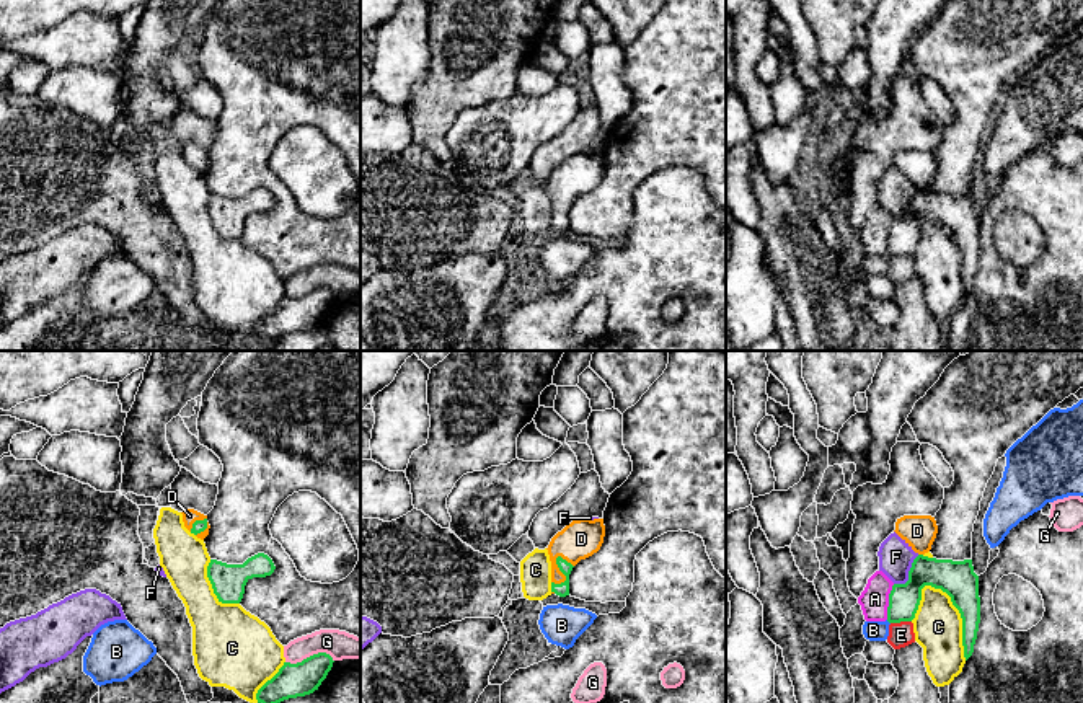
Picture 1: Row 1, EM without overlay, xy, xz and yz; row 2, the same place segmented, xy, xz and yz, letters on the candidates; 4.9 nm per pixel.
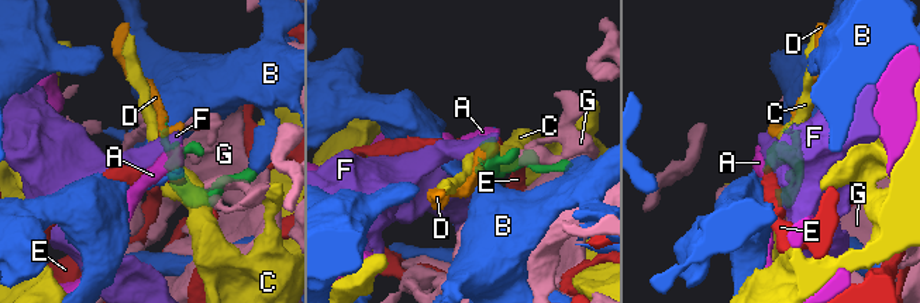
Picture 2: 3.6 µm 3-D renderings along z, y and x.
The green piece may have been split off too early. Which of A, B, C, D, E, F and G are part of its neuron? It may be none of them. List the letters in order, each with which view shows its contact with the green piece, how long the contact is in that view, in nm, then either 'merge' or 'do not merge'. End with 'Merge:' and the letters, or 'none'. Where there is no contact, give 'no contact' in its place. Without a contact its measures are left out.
A: yz | 180 nm | do not merge
B: no contact | do not merge
C: yz | 420 nm | do not merge
D: xz | 150 nm | merge
E: yz | 110 nm | do not merge
F: yz | 200 nm | do not merge
G: xy | 240 nm | do not merge
Merge: D

